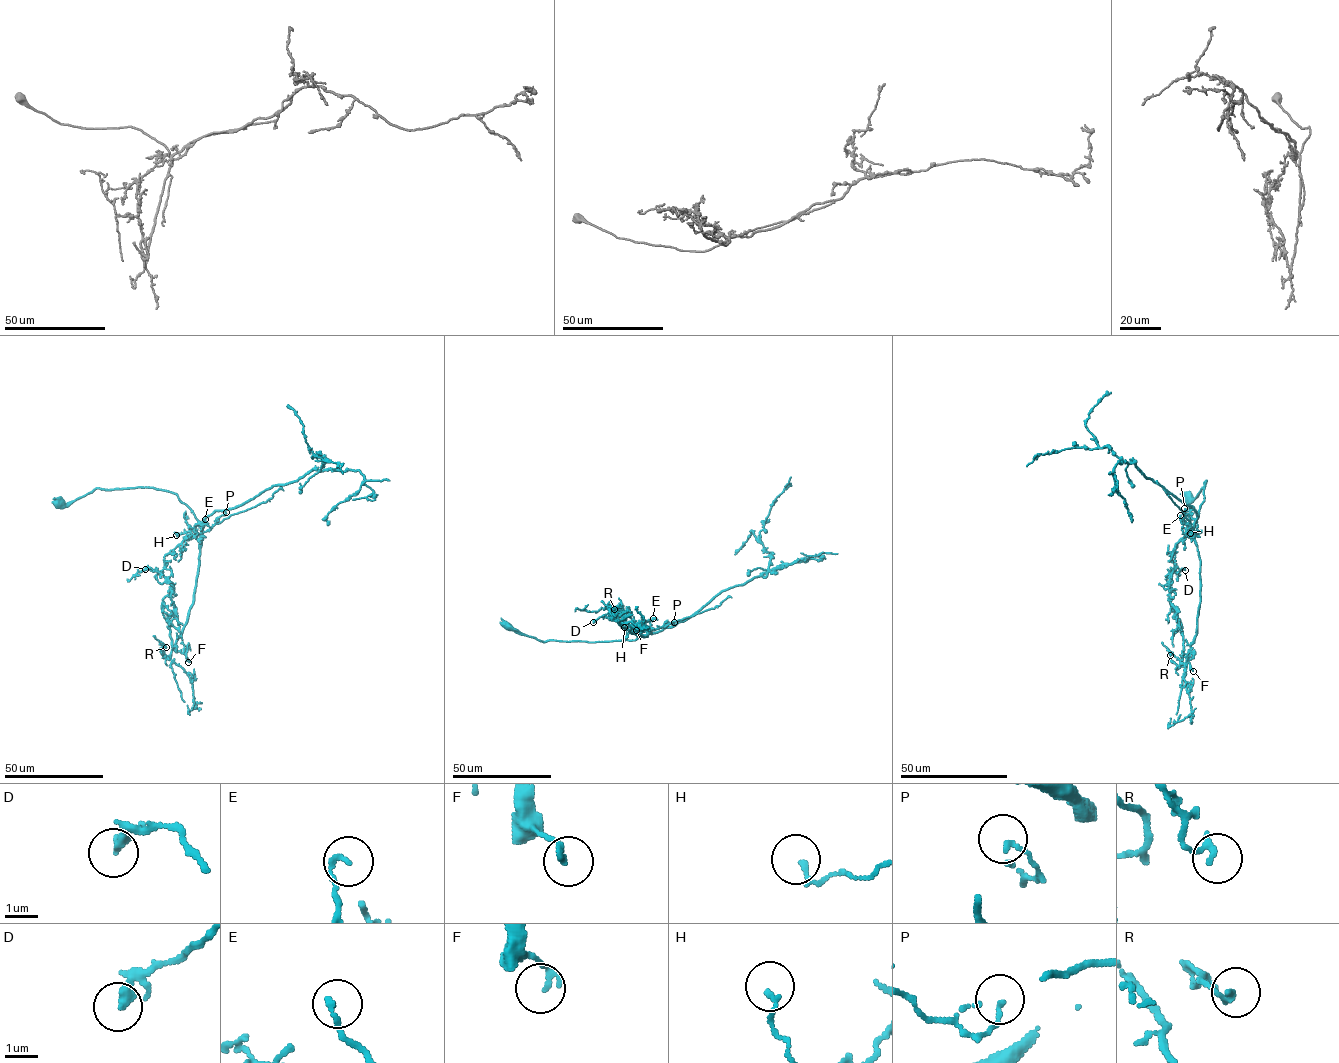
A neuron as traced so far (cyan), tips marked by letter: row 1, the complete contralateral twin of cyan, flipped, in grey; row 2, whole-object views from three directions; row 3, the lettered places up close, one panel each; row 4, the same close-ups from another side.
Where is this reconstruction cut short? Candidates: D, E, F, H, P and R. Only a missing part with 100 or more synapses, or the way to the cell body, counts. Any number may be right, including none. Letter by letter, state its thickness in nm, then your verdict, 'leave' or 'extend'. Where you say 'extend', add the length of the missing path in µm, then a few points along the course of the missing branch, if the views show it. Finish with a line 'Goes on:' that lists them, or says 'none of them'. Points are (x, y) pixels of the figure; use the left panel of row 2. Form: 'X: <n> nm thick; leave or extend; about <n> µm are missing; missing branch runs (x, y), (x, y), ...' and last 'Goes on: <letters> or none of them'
D: 320 nm thick; leave
E: 140 nm thick; leave
F: 160 nm thick; leave
H: 150 nm thick; leave
P: 120 nm thick; leave
R: 180 nm thick; leave
Goes on: none of them

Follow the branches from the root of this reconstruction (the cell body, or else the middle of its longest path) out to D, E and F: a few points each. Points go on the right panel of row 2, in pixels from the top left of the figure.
D: (1189, 498), (1193, 499), (1206, 481), (1204, 501), (1193, 533), (1179, 540), (1172, 557), (1176, 572), (1185, 570)
E: (1189, 498), (1193, 499), (1206, 481), (1204, 501), (1193, 533), (1180, 520), (1180, 515)
F: (1189, 498), (1193, 499), (1206, 481), (1204, 501), (1193, 529), (1200, 560), (1197, 631), (1186, 658), (1193, 671)

